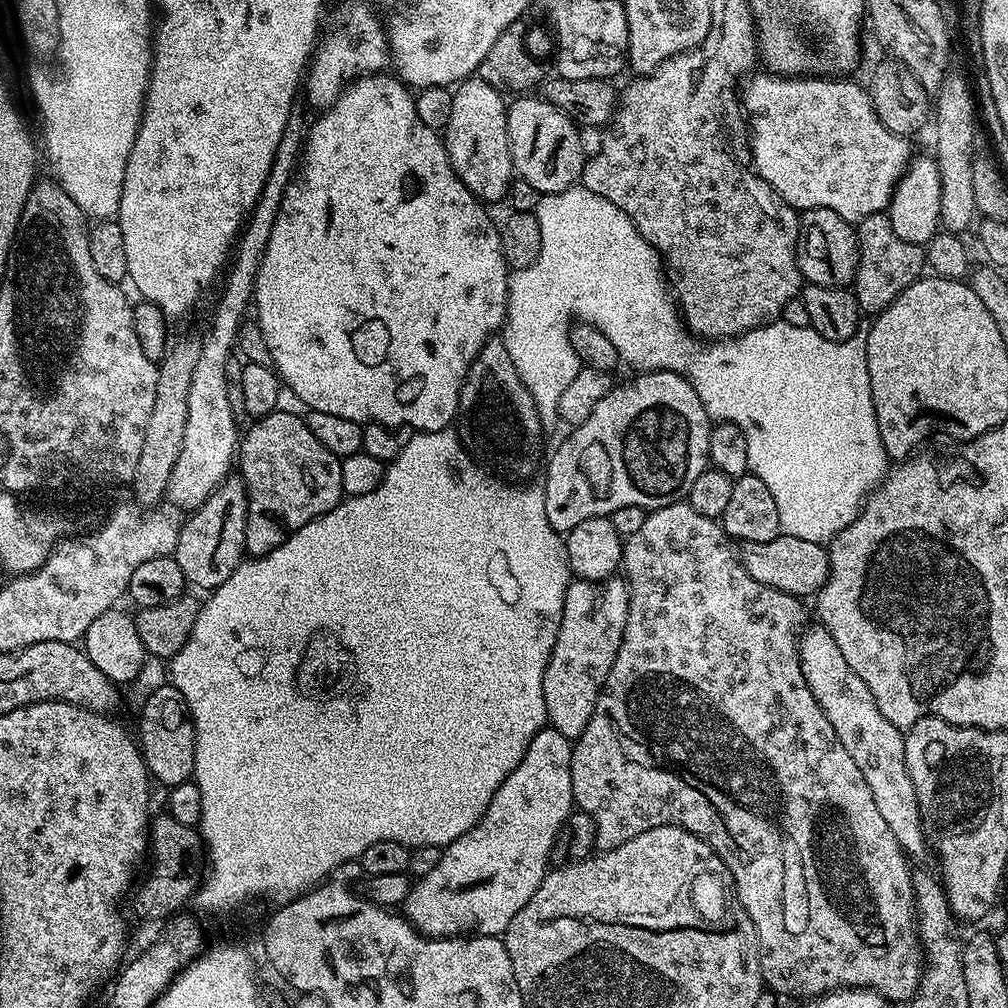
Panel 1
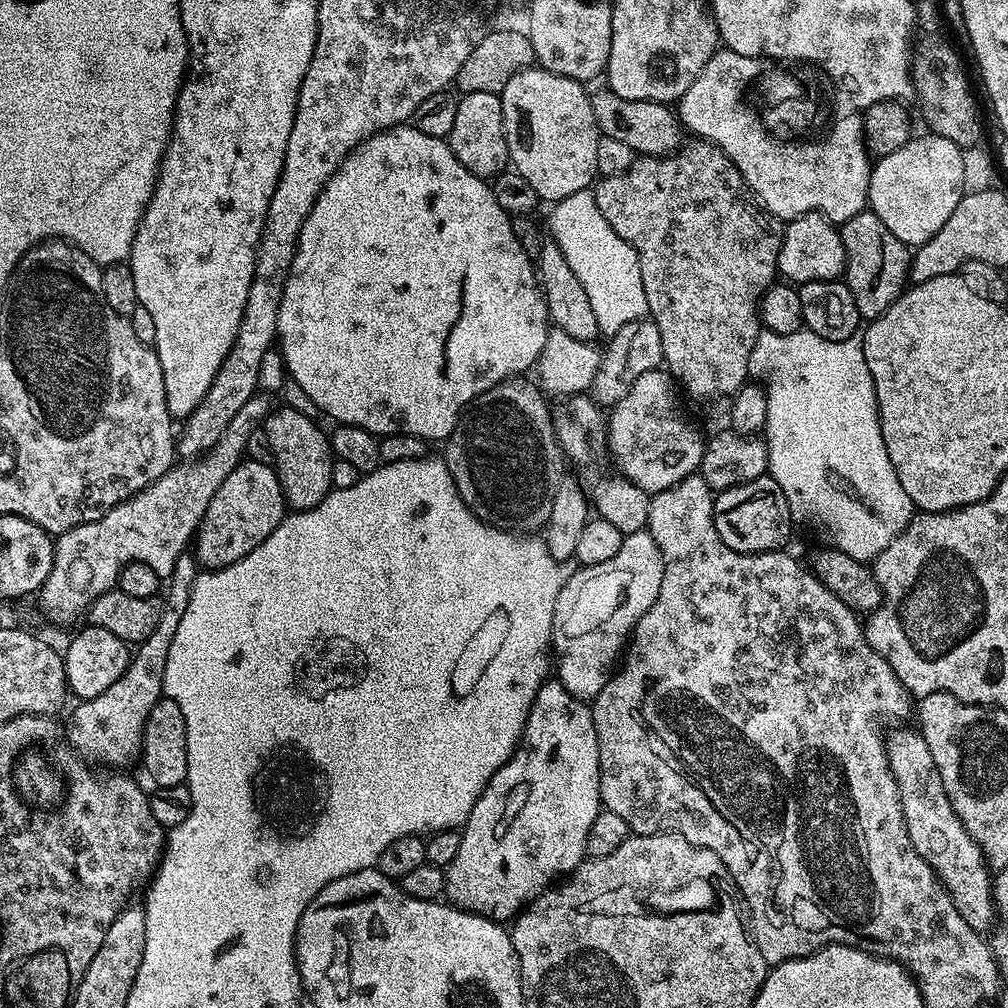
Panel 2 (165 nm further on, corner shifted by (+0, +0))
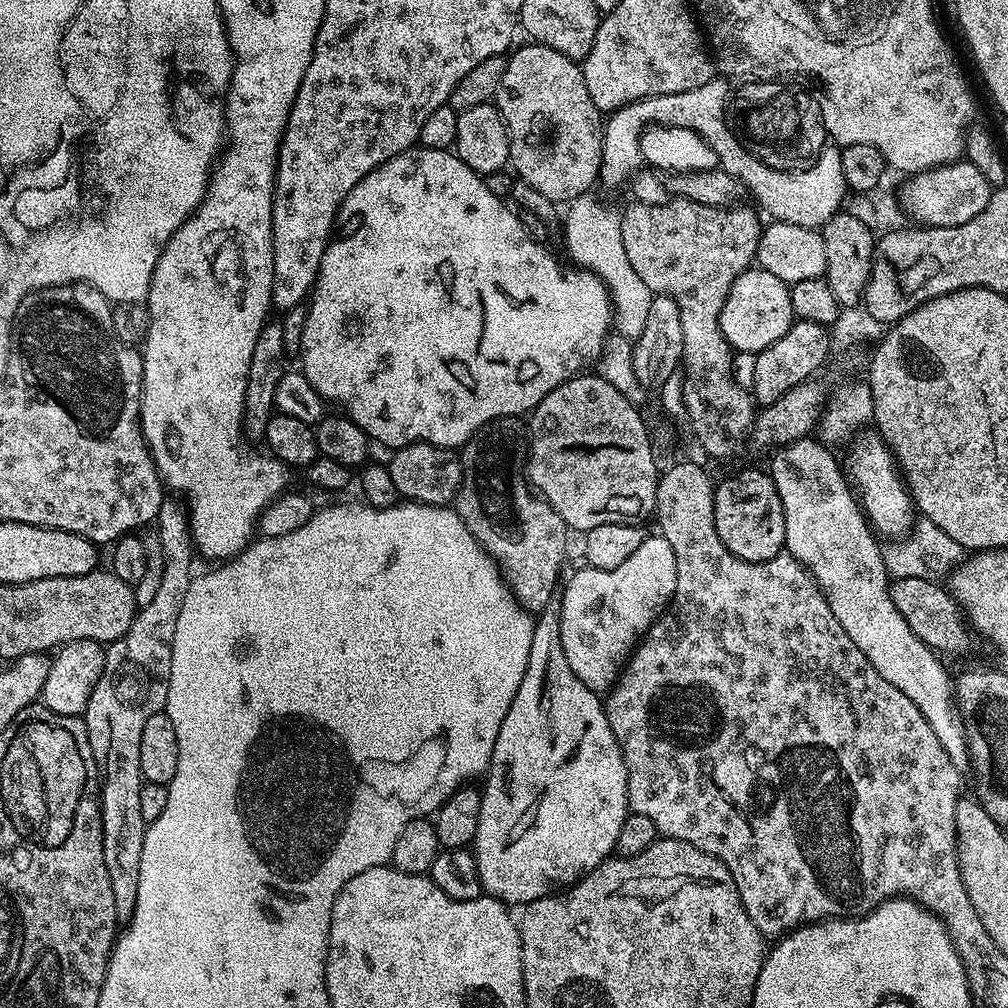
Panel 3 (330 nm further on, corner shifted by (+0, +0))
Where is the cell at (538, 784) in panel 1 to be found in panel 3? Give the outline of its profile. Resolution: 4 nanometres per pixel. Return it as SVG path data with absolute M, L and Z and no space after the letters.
M555 595L546 602L544 609L538 614L534 624L534 638L530 638L530 662L526 666L526 674L522 674L522 686L518 686L518 694L514 702L510 702L510 710L506 710L506 718L502 718L502 730L498 730L498 742L494 742L492 763L488 766L486 779L483 781L481 795L481 812L478 814L478 828L474 841L474 855L481 889L487 895L501 900L509 906L523 906L543 896L551 896L565 886L571 886L583 876L594 871L616 852L618 833L622 830L622 822L626 822L630 811L628 806L628 767L624 761L624 750L617 742L615 734L610 730L610 722L604 713L601 697L591 692L588 687L570 670L570 662L566 662L566 654L562 650L560 637L560 596Z

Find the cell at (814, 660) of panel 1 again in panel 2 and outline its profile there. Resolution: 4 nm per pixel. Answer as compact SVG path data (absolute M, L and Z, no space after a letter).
M896 728L887 733L884 749L888 751L888 765L896 779L904 825L914 850L936 871L954 906L958 906L958 914L970 922L975 932L987 933L997 919L992 900L994 876L984 862L982 850L966 834L966 826L962 826L958 814L954 814L954 806L950 806L950 798L946 798L946 786L942 786L942 774L934 766L930 746L926 746L919 731Z

